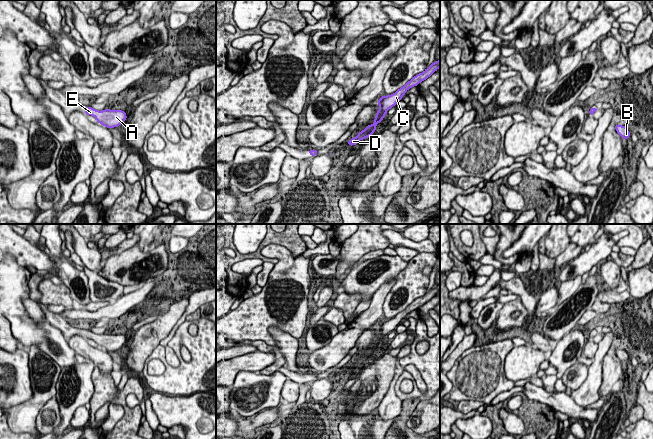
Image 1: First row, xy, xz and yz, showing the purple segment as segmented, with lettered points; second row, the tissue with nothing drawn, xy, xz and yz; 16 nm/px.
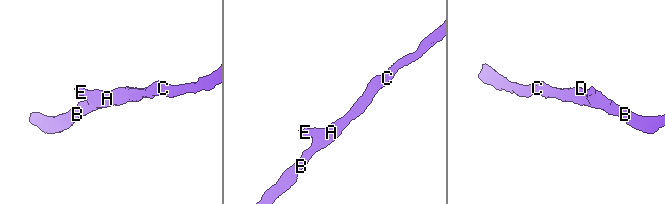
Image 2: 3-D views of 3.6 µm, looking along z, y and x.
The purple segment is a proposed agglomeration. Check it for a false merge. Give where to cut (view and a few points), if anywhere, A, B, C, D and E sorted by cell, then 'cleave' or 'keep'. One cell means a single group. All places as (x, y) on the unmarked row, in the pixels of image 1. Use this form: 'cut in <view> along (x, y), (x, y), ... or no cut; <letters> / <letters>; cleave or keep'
no cut; A B C D E; keep

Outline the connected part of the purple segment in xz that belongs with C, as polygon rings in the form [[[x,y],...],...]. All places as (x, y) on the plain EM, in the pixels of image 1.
[[[440,283],[435,287],[432,287],[423,297],[419,297],[414,300],[409,306],[407,306],[402,312],[398,313],[394,318],[388,320],[382,320],[378,324],[378,329],[380,333],[377,335],[374,347],[368,349],[363,355],[358,356],[358,360],[352,362],[347,367],[349,370],[356,369],[360,364],[365,363],[373,358],[376,354],[376,349],[382,346],[386,336],[396,329],[396,327],[402,323],[404,318],[408,313],[413,310],[417,310],[420,306],[426,304],[429,300],[431,300],[437,293],[440,291]]]

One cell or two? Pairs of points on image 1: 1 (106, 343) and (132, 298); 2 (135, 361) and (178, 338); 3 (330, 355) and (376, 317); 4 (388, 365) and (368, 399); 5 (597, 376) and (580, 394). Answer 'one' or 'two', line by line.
1: two
2: two
3: one
4: one
5: one

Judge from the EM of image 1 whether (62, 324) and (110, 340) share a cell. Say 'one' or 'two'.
one

